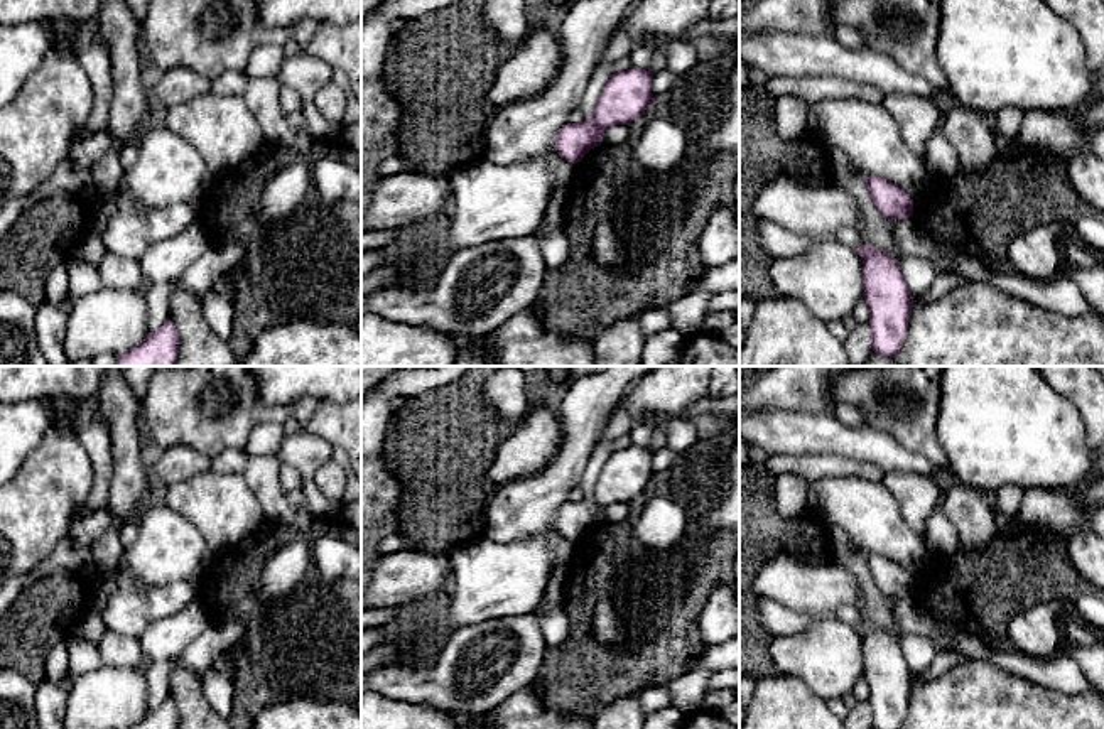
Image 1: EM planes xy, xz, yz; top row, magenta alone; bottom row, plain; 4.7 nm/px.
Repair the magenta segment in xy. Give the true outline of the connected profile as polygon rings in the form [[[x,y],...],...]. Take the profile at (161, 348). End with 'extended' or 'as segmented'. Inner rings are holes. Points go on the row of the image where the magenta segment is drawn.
[[[167,319],[162,327],[116,356],[116,366],[174,366],[179,353],[179,334],[176,324]]]; as segmented

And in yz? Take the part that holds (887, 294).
[[[861,245],[858,251],[863,260],[871,348],[885,358],[896,358],[906,339],[913,295],[895,256],[869,245]]]; as segmented

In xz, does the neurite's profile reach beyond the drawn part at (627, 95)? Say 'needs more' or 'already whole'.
already whole

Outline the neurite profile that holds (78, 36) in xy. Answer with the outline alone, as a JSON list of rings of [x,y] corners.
[[[44,22],[44,24],[47,25],[47,30],[57,37],[57,42],[61,39],[69,39],[76,49],[79,49],[89,37],[88,29],[71,22]]]

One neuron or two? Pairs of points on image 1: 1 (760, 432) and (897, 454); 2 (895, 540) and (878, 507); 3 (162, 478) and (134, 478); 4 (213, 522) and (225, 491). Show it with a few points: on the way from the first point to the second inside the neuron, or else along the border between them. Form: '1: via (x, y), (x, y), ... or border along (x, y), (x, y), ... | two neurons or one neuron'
1: via (794, 432), (822, 432), (841, 441), (863, 444) | one neuron
2: via (887, 532), (878, 523), (878, 515) | one neuron
3: border along (147, 468), (154, 481) | two neurons
4: via (220, 515), (225, 498) | one neuron

